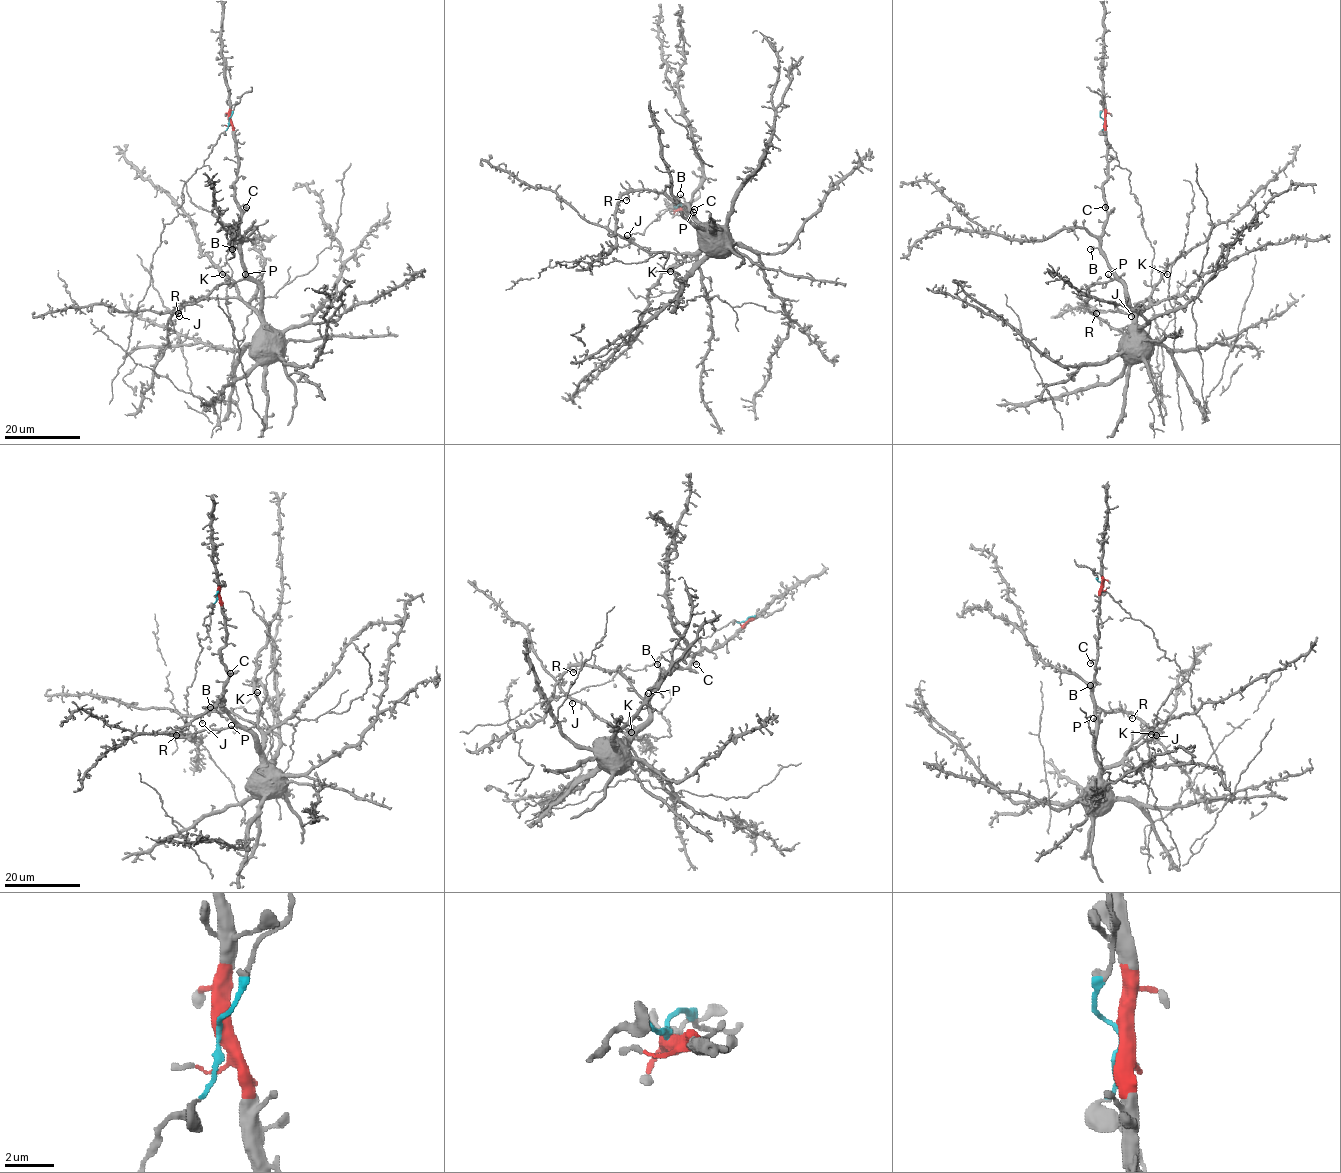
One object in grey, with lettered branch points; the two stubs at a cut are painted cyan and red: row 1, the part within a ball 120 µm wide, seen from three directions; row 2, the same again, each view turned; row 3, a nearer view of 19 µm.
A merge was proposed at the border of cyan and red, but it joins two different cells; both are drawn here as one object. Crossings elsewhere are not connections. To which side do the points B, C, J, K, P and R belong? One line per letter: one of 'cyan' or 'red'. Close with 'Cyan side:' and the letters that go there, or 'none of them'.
B: red
C: red
J: red
K: red
P: red
R: red
Cyan side: none of them

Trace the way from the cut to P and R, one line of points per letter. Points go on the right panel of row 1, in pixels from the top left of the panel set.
P: (1104, 120), (1107, 180), (1103, 185), (1103, 199), (1106, 224), (1103, 228), (1101, 249), (1114, 277), (1107, 274)
R: (1104, 120), (1106, 224), (1101, 249), (1114, 277), (1089, 288), (1085, 306), (1096, 313)

